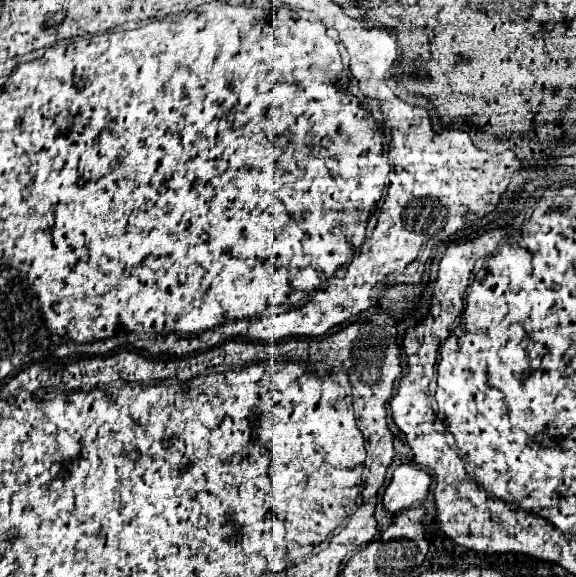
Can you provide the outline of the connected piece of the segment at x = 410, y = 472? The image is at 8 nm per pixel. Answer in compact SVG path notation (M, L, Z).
M400 466L392 474L392 482L388 484L382 504L390 514L400 514L408 510L412 504L420 504L430 488L430 474L416 466Z

